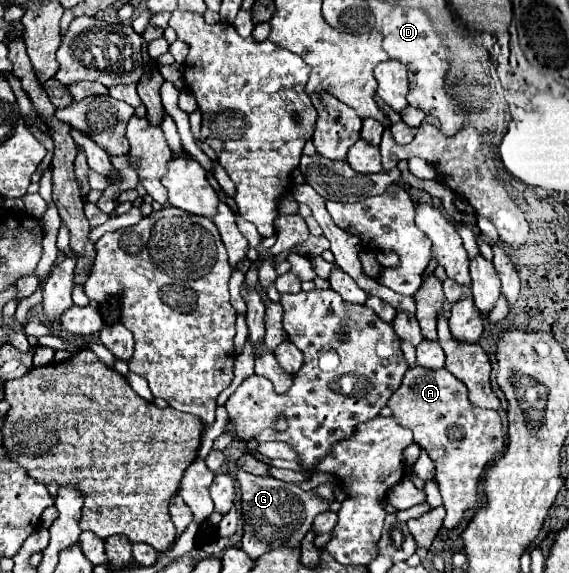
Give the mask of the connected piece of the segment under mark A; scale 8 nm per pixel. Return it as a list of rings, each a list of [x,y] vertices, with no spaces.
[[[418,365],[406,371],[400,389],[388,399],[388,407],[396,423],[408,427],[414,433],[414,441],[424,447],[434,461],[442,503],[446,507],[442,529],[454,529],[464,519],[466,511],[484,505],[484,497],[478,491],[480,477],[486,465],[496,455],[504,453],[506,434],[498,411],[470,405],[466,385],[446,369],[430,371]]]

